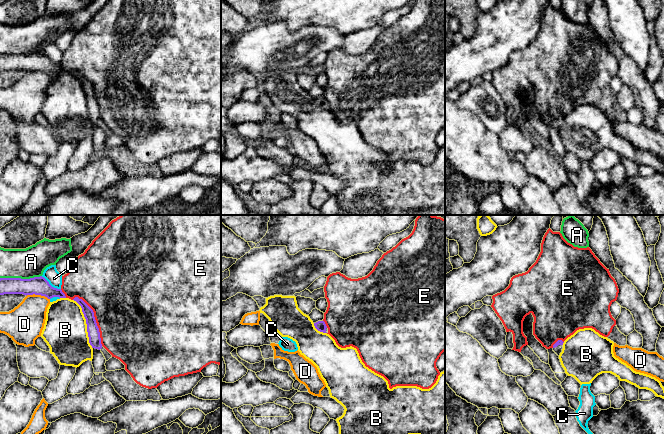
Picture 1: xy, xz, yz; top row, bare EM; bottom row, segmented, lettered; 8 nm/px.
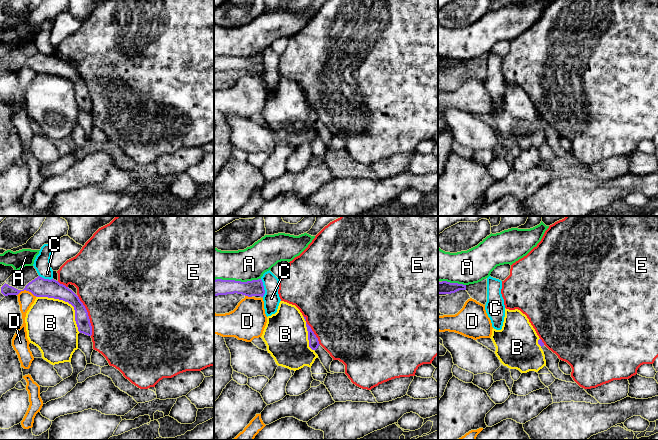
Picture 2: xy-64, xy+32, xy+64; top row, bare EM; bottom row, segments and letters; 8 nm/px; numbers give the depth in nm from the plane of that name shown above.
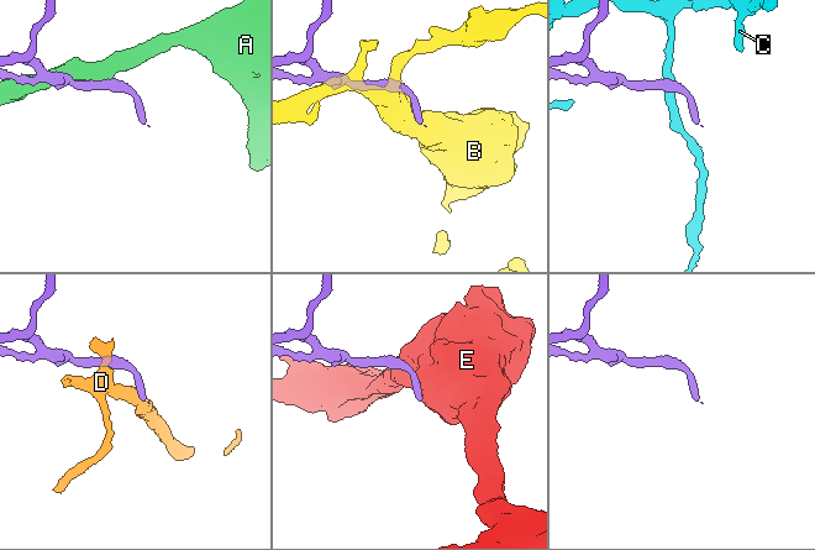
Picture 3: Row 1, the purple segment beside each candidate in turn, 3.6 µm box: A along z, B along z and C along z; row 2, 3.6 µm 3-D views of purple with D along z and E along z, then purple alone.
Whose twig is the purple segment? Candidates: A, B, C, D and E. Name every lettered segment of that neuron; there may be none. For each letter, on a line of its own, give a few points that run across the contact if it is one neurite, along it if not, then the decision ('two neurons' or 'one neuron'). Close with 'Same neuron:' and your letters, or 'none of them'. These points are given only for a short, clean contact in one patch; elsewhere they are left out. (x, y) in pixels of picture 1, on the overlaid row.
A: two neurons
B: two neurons
C: line xy (41, 276), (52, 286), (60, 289); two neurons
D: line xy (26, 295), (40, 294), (49, 299); two neurons
E: two neurons
Same neuron: none of them

